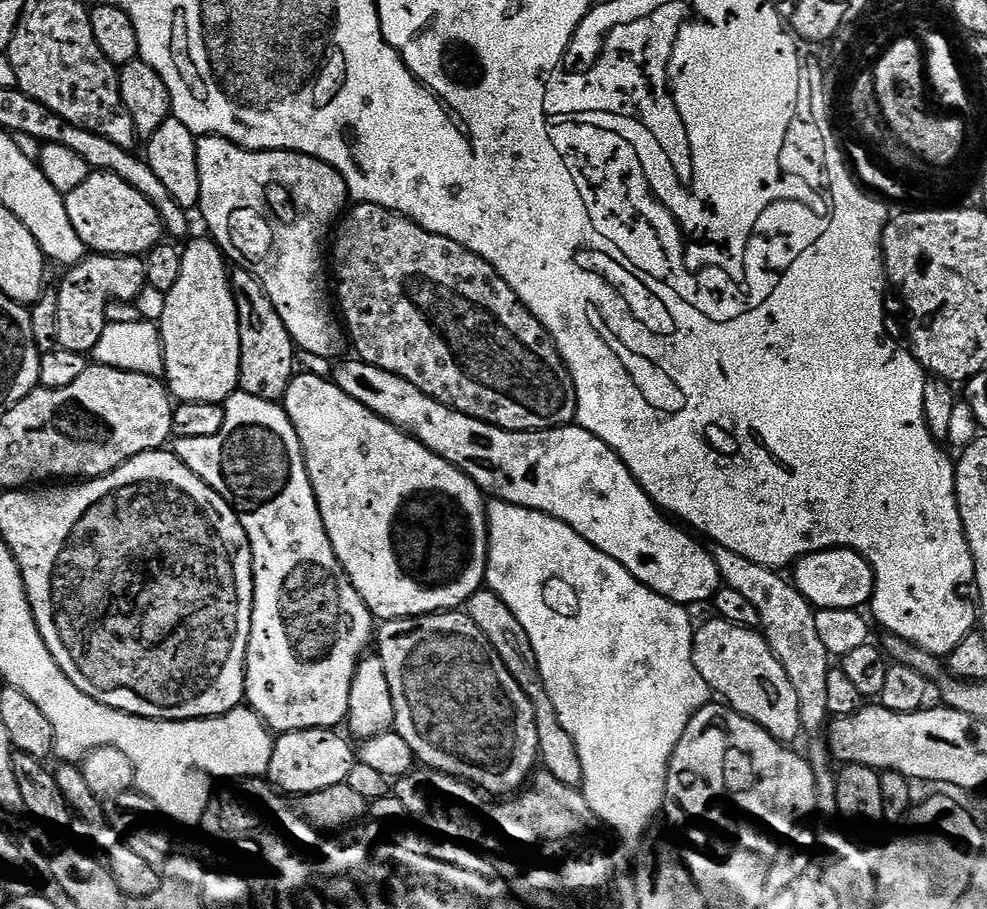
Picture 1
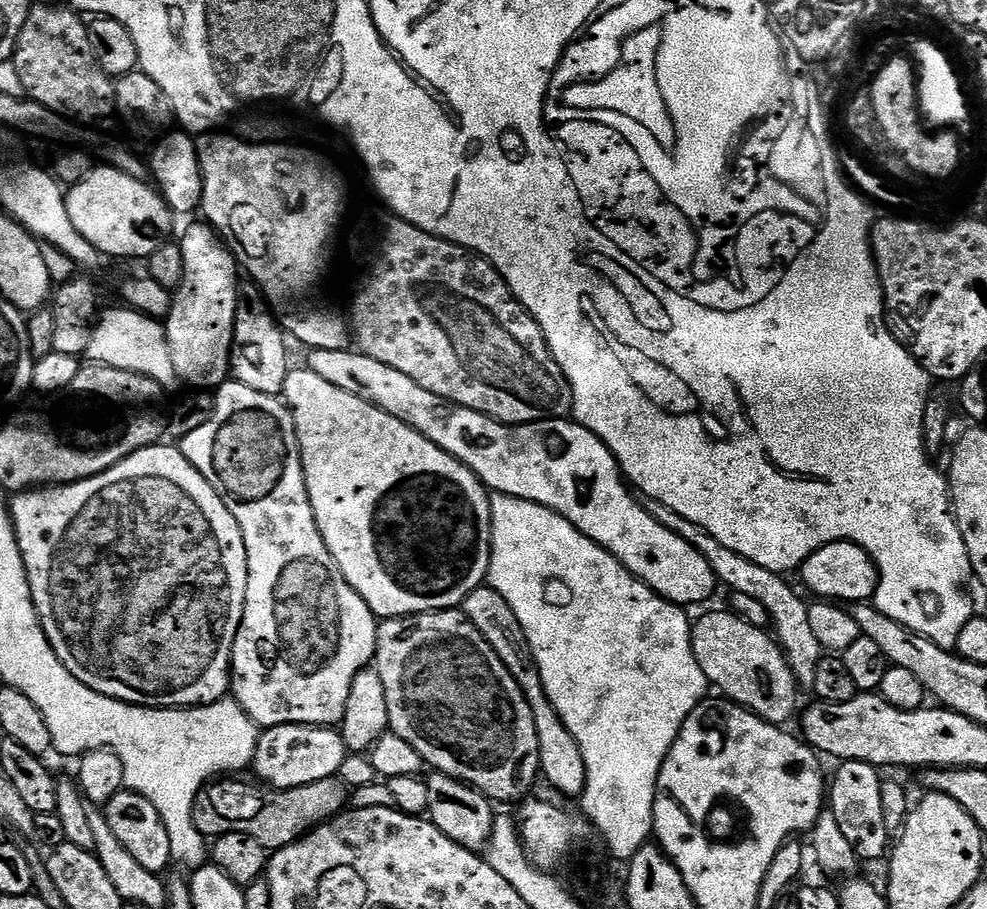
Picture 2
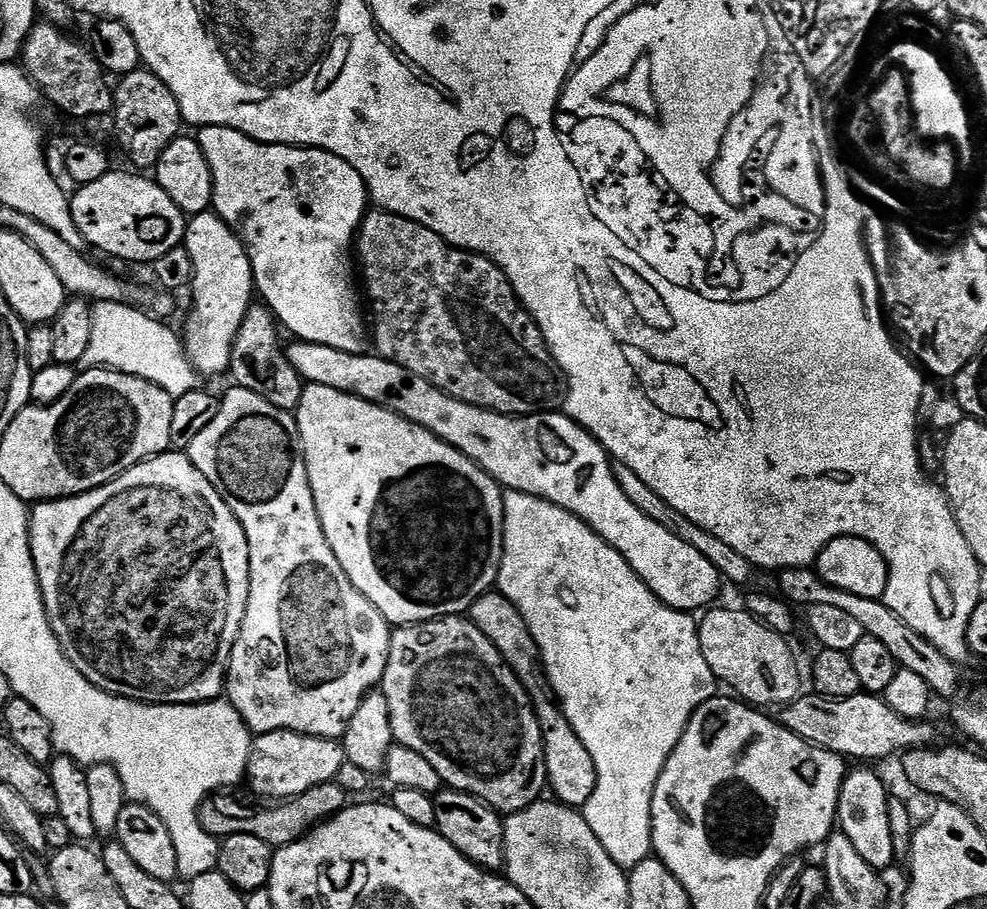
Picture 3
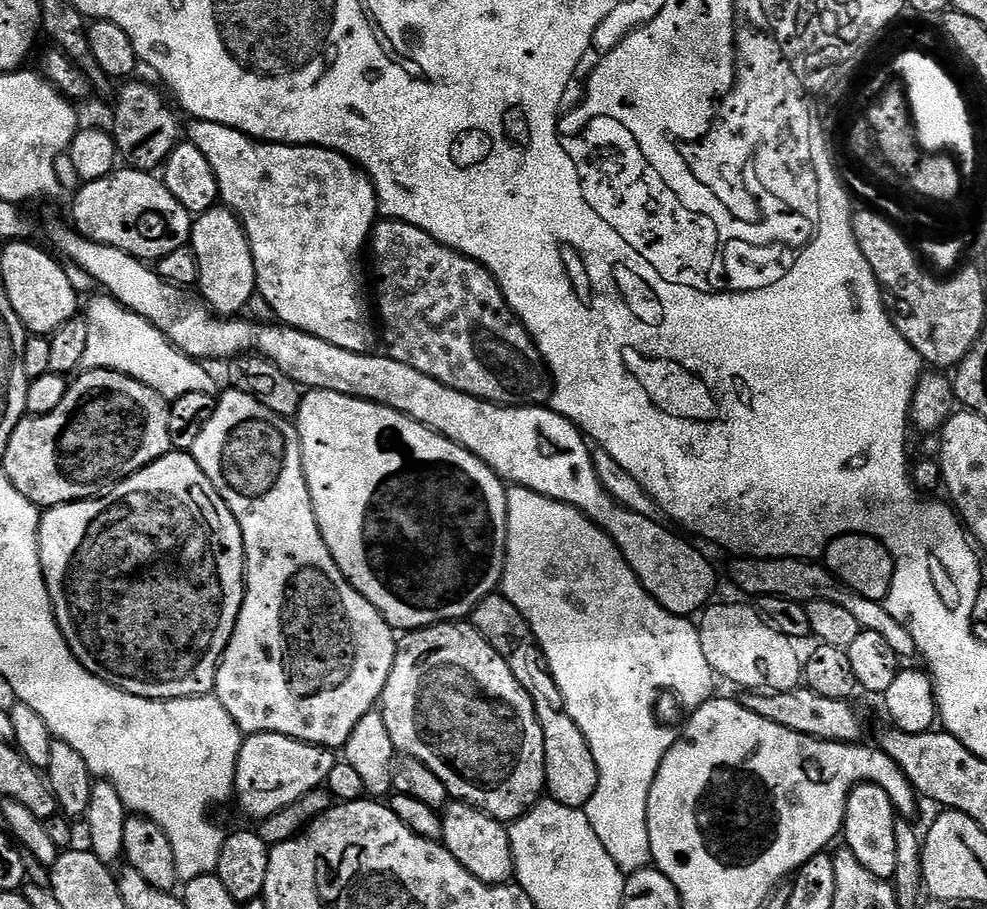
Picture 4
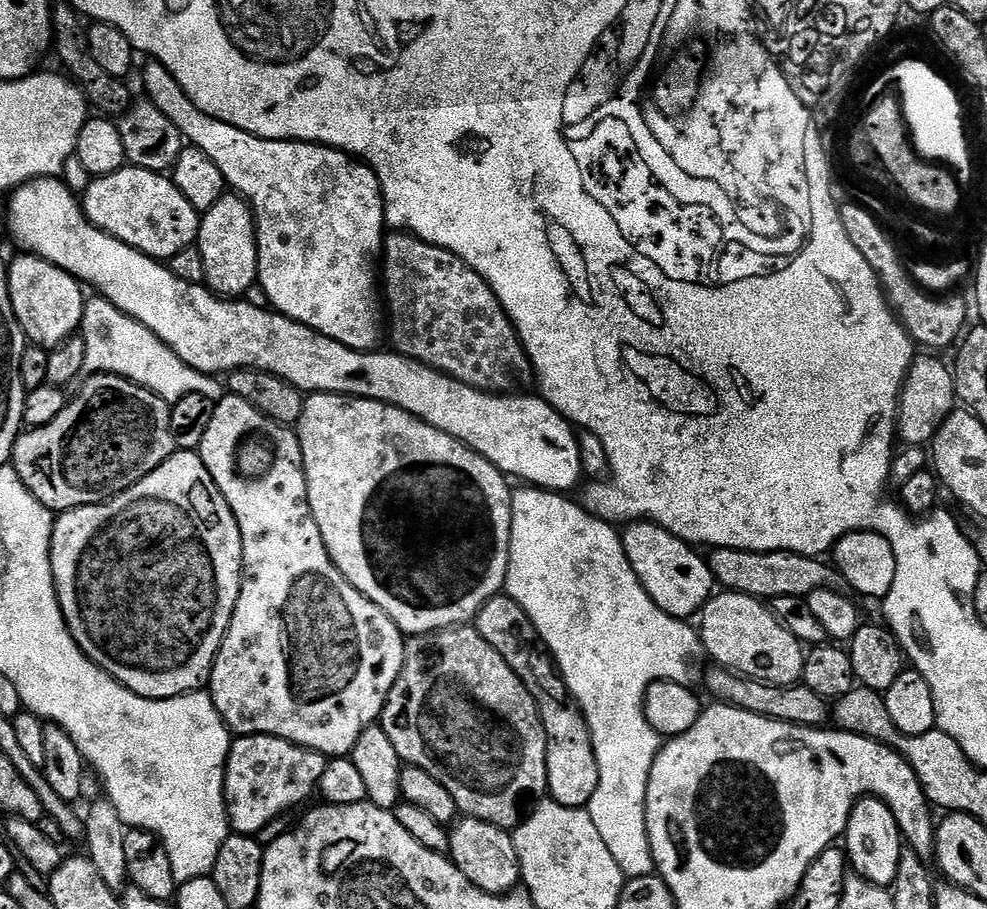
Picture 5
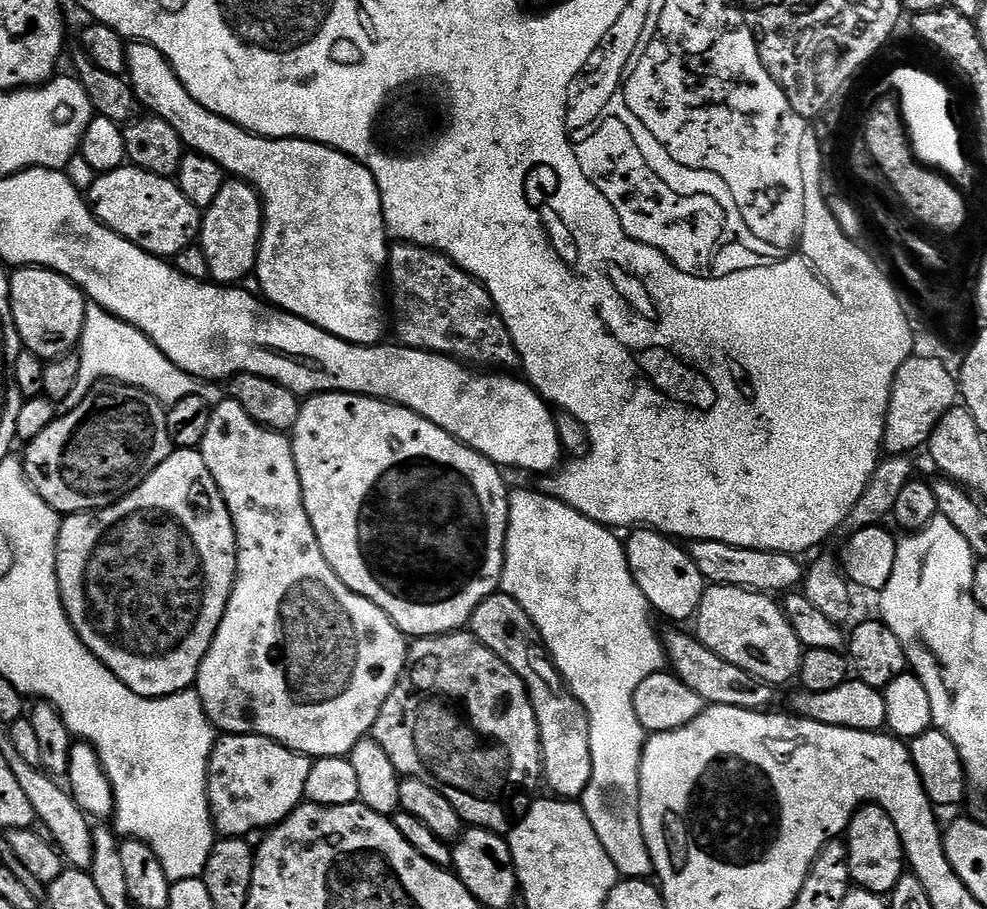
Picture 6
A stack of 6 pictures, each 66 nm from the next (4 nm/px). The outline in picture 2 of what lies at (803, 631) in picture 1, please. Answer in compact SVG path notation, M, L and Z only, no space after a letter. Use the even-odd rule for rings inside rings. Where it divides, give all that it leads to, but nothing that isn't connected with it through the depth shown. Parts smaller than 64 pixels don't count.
M648 500L646 510L650 514L650 518L662 522L662 526L666 526L666 530L678 534L678 538L686 538L686 542L690 542L690 546L694 546L694 550L698 550L698 554L706 557L712 567L712 573L723 587L725 584L728 590L738 594L747 594L757 602L762 602L762 606L766 606L766 610L772 616L775 639L784 649L784 655L788 657L788 665L796 676L797 685L801 689L811 690L814 686L814 672L818 670L822 649L818 637L814 635L810 626L808 604L784 581L787 579L781 573L771 572L750 562L750 558L742 558L742 554L730 550L730 546L722 546L722 542L718 542L718 538L714 538L714 534L702 530L702 526L694 526L694 522L690 522L690 518L682 518L682 514L678 514L678 510L674 510L670 506L662 506L662 502Z

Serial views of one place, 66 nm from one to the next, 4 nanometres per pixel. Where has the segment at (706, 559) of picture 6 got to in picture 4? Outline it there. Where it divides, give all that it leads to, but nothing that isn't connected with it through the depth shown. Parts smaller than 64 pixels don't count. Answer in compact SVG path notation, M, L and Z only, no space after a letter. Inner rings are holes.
M786 557L784 560L770 560L767 558L736 558L732 564L732 580L748 596L759 598L762 596L781 596L790 598L790 602L808 605L812 600L838 602L845 610L850 610L852 617L860 623L863 630L874 630L874 634L882 634L886 642L894 649L894 654L901 658L917 655L914 642L906 626L902 626L888 612L887 607L879 600L862 598L853 588L847 588L836 575L828 571L823 563L815 559L795 560Z

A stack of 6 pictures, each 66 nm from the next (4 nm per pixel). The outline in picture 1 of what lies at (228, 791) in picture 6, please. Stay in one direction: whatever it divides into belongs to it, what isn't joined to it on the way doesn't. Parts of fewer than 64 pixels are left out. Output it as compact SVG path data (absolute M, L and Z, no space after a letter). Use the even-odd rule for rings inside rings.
M307 728L282 732L275 737L266 773L273 789L293 796L305 796L326 786L347 784L352 765L358 756L342 737L331 728Z

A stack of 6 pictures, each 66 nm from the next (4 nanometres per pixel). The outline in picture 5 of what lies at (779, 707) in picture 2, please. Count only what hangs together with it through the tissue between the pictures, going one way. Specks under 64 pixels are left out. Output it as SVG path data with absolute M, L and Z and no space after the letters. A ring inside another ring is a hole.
M724 590L704 605L699 620L698 635L703 651L708 651L719 667L768 684L794 684L803 677L805 649L790 630L780 625L765 601Z

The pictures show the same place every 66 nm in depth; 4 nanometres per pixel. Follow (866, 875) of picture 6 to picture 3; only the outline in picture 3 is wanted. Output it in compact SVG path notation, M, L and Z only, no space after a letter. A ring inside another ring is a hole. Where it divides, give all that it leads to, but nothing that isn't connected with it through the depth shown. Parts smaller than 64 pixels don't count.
M856 766L849 771L844 778L844 785L838 798L836 807L836 818L839 831L850 838L851 844L866 858L866 862L871 868L885 870L892 864L892 860L897 859L894 850L894 841L890 839L890 814L888 813L888 802L890 793L884 789L884 784L880 781L880 776L876 772L871 772L871 767Z

